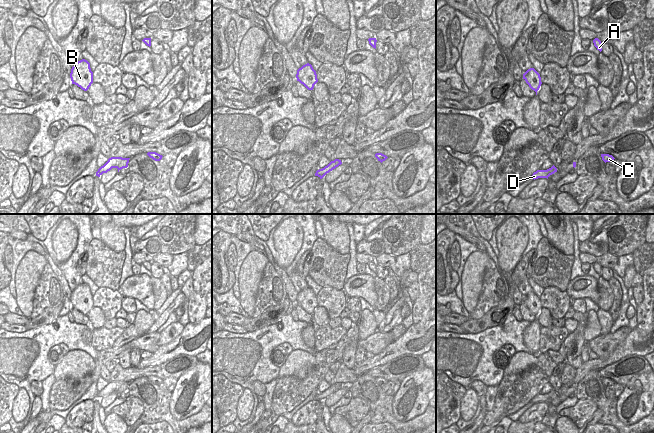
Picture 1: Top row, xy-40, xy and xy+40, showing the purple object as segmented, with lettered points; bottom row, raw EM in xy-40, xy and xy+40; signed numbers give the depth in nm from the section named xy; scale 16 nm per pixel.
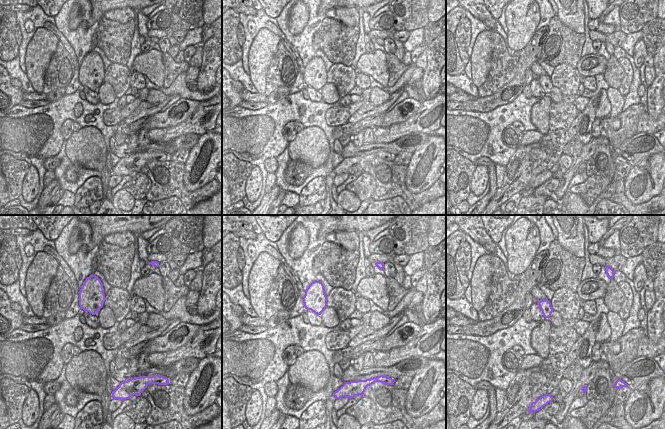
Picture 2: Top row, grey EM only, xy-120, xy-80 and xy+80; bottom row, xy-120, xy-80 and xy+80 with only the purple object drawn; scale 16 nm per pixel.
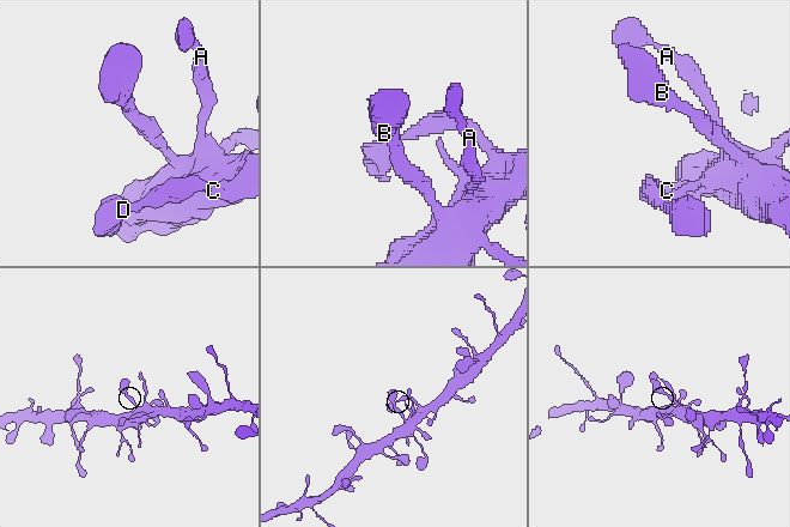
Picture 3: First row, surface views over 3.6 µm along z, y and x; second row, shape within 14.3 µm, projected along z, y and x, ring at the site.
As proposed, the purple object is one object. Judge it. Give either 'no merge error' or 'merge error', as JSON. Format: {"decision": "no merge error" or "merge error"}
{"decision": "no merge error"}

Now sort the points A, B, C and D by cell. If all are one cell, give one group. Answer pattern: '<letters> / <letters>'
A B C D

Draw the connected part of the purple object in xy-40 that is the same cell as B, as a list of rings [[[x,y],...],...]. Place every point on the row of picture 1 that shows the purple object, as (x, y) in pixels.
[[[85,59],[78,61],[71,69],[70,78],[72,84],[87,91],[93,83],[93,72],[91,71],[90,63]]]

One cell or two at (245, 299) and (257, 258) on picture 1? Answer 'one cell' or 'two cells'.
one cell

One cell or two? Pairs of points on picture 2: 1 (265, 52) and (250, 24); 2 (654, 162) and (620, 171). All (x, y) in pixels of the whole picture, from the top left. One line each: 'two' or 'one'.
1: two
2: two

